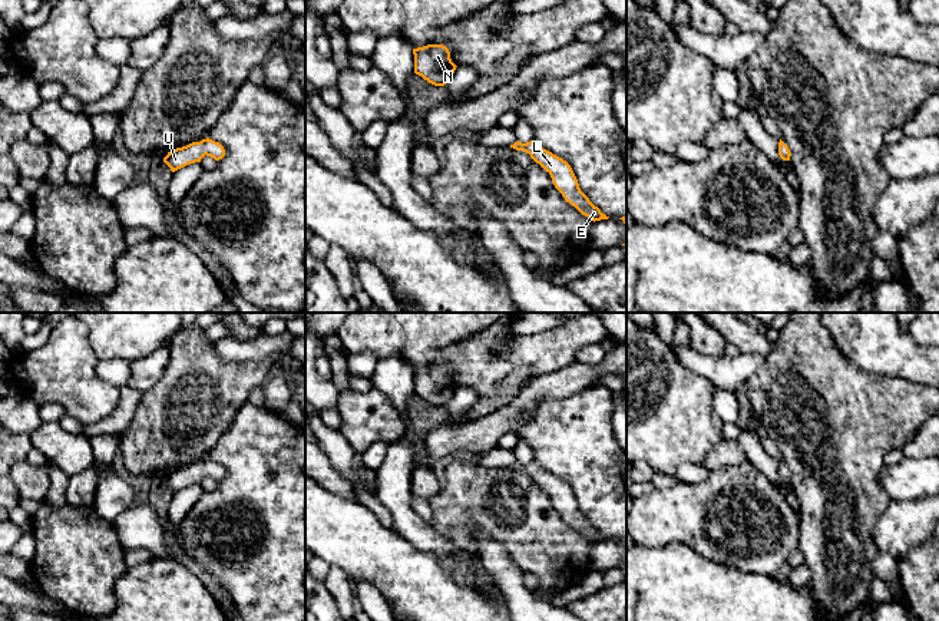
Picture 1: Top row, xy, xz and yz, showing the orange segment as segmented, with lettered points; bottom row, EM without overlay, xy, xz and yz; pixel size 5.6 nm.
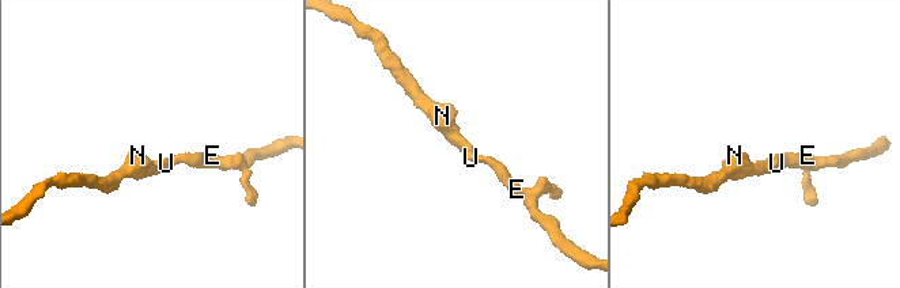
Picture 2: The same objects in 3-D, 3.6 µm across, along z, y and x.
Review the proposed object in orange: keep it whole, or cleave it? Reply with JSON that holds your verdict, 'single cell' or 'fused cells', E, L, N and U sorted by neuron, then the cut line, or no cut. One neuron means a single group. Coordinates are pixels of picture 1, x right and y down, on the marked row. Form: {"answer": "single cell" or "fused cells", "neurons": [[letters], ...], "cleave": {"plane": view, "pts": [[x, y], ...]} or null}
{"answer": "single cell", "neurons": [["E", "L", "N", "U"]], "cleave": null}

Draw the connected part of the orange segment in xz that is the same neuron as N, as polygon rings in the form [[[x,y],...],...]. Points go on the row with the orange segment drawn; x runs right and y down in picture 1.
[[[443,44],[413,49],[414,73],[434,86],[444,86],[456,70],[450,52]]]

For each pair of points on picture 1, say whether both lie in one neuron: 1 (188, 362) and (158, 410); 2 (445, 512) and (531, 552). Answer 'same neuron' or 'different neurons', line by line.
1: same neuron
2: same neuron

